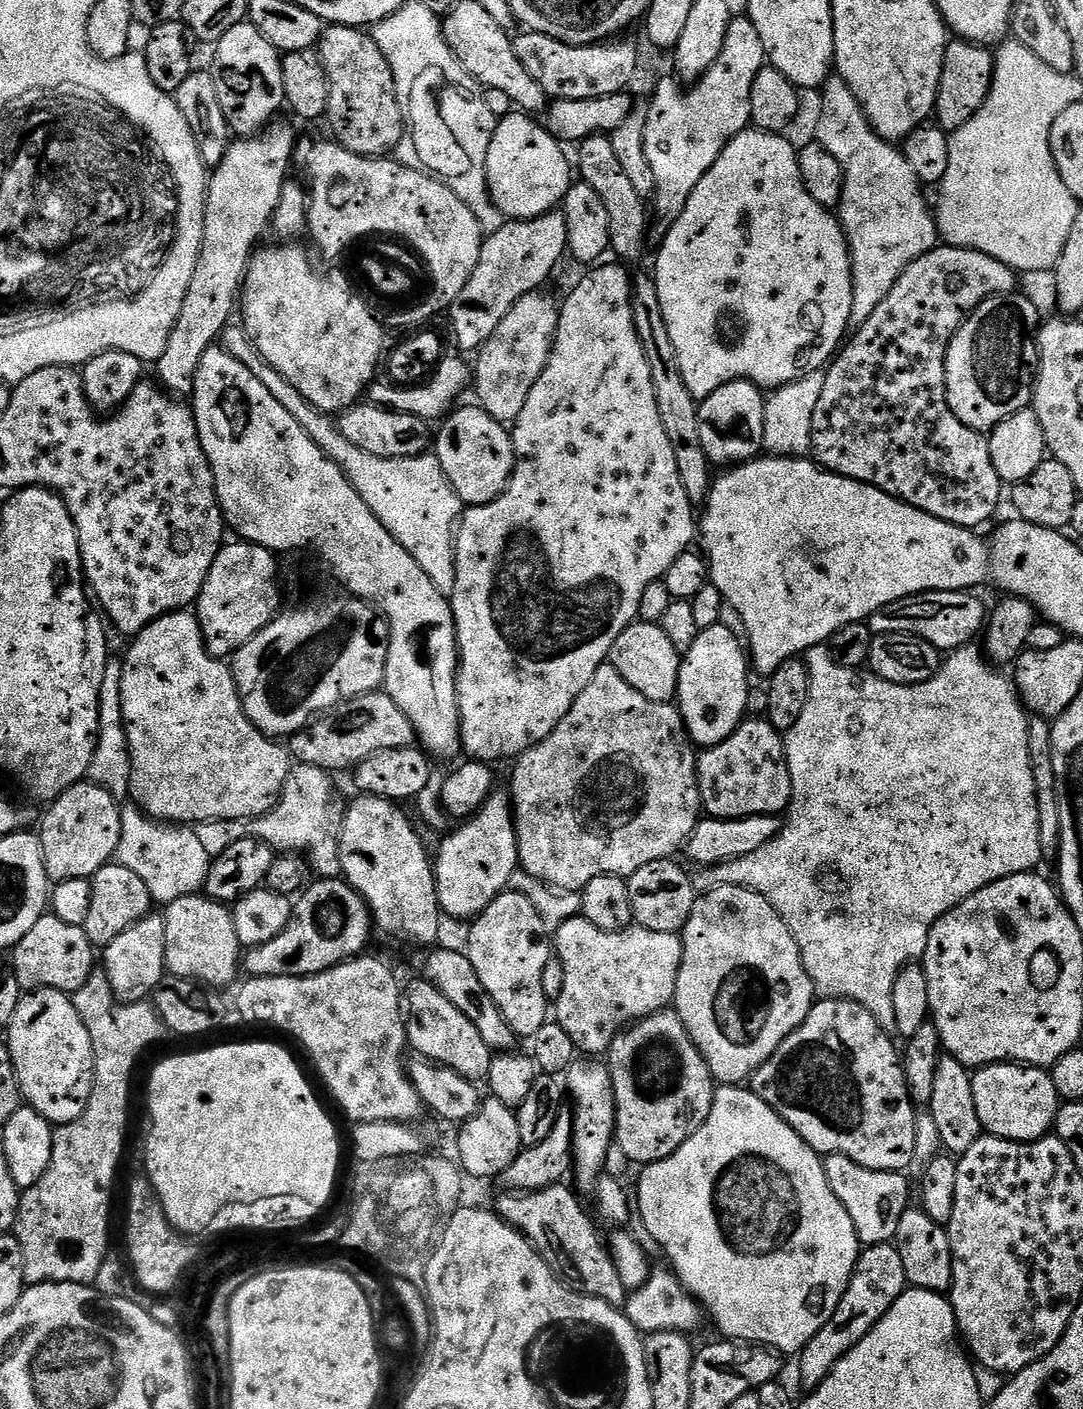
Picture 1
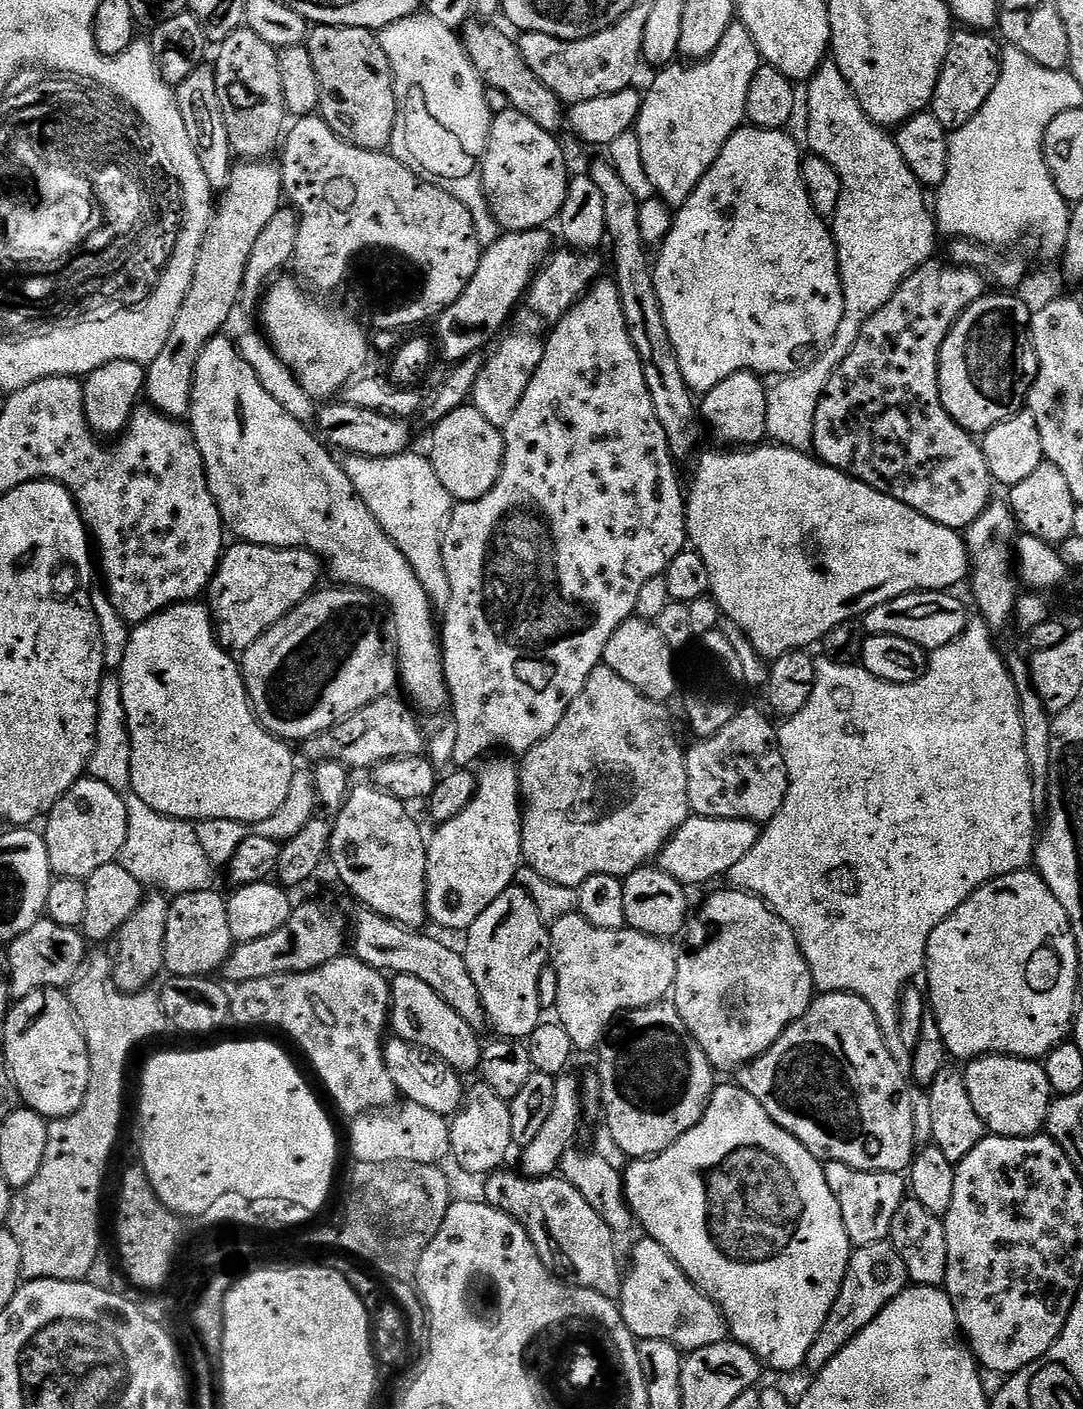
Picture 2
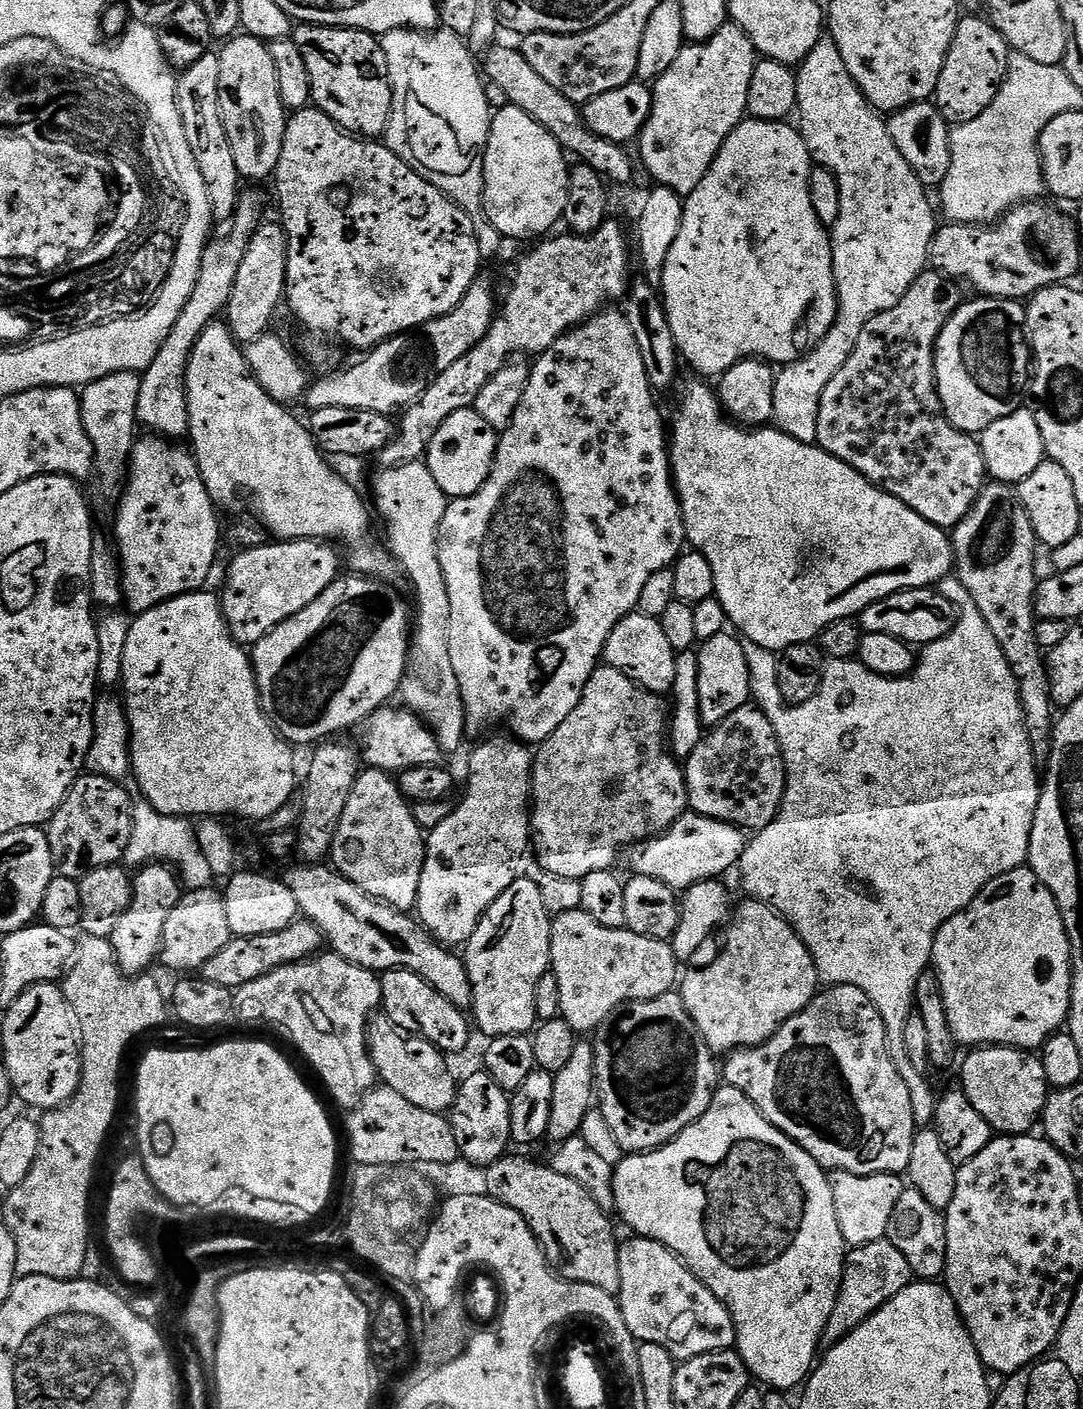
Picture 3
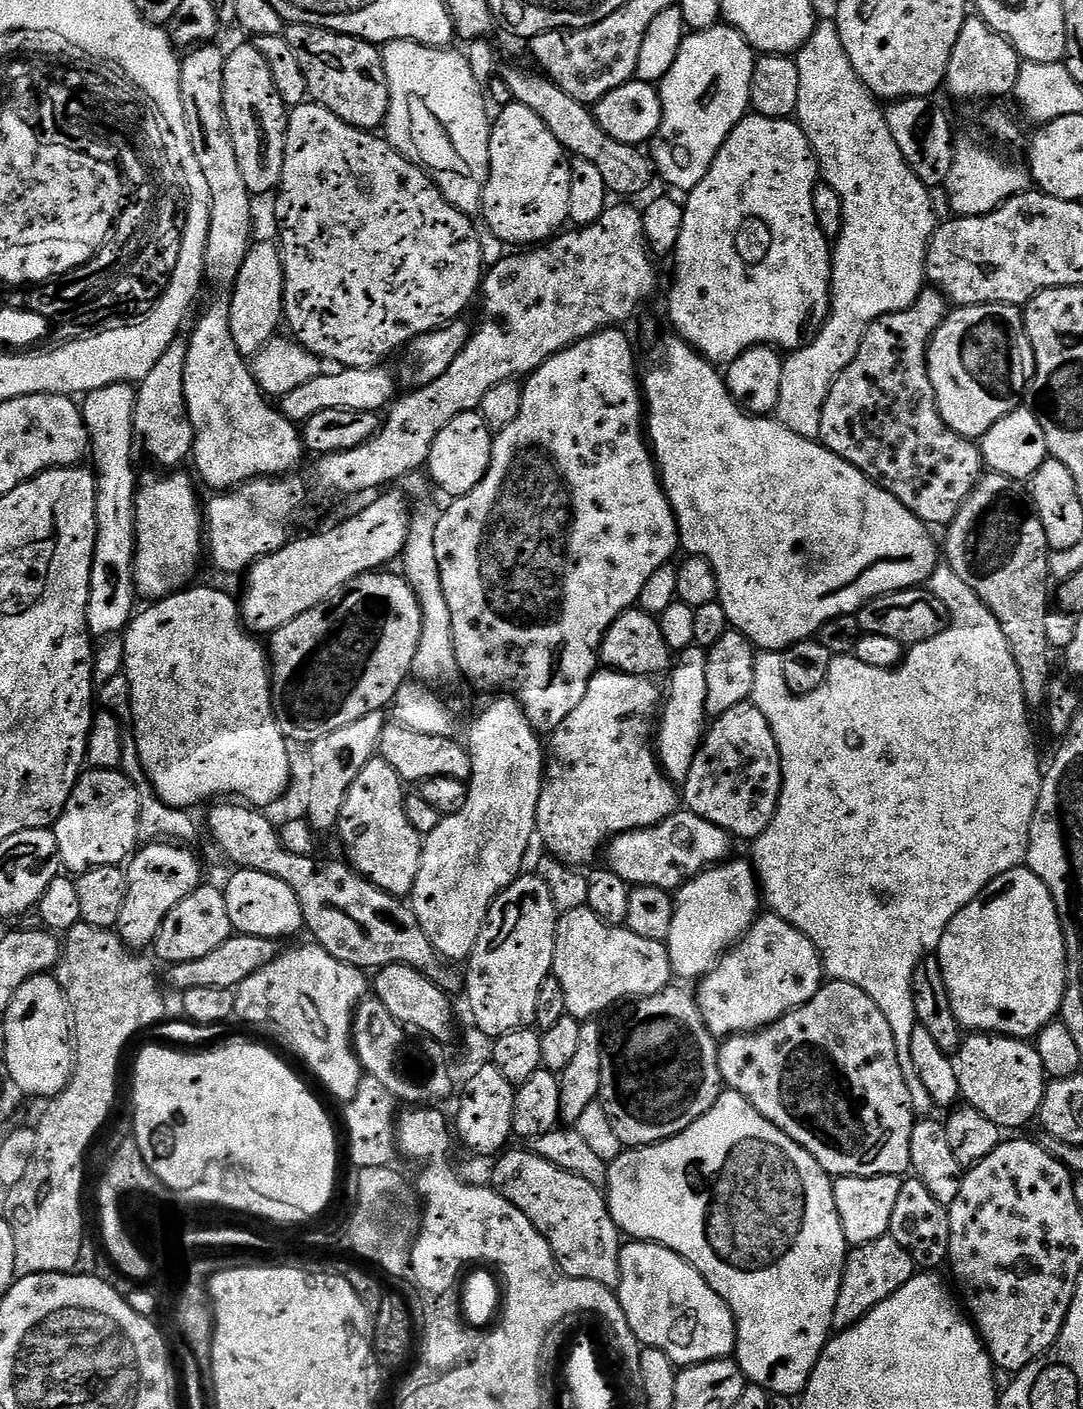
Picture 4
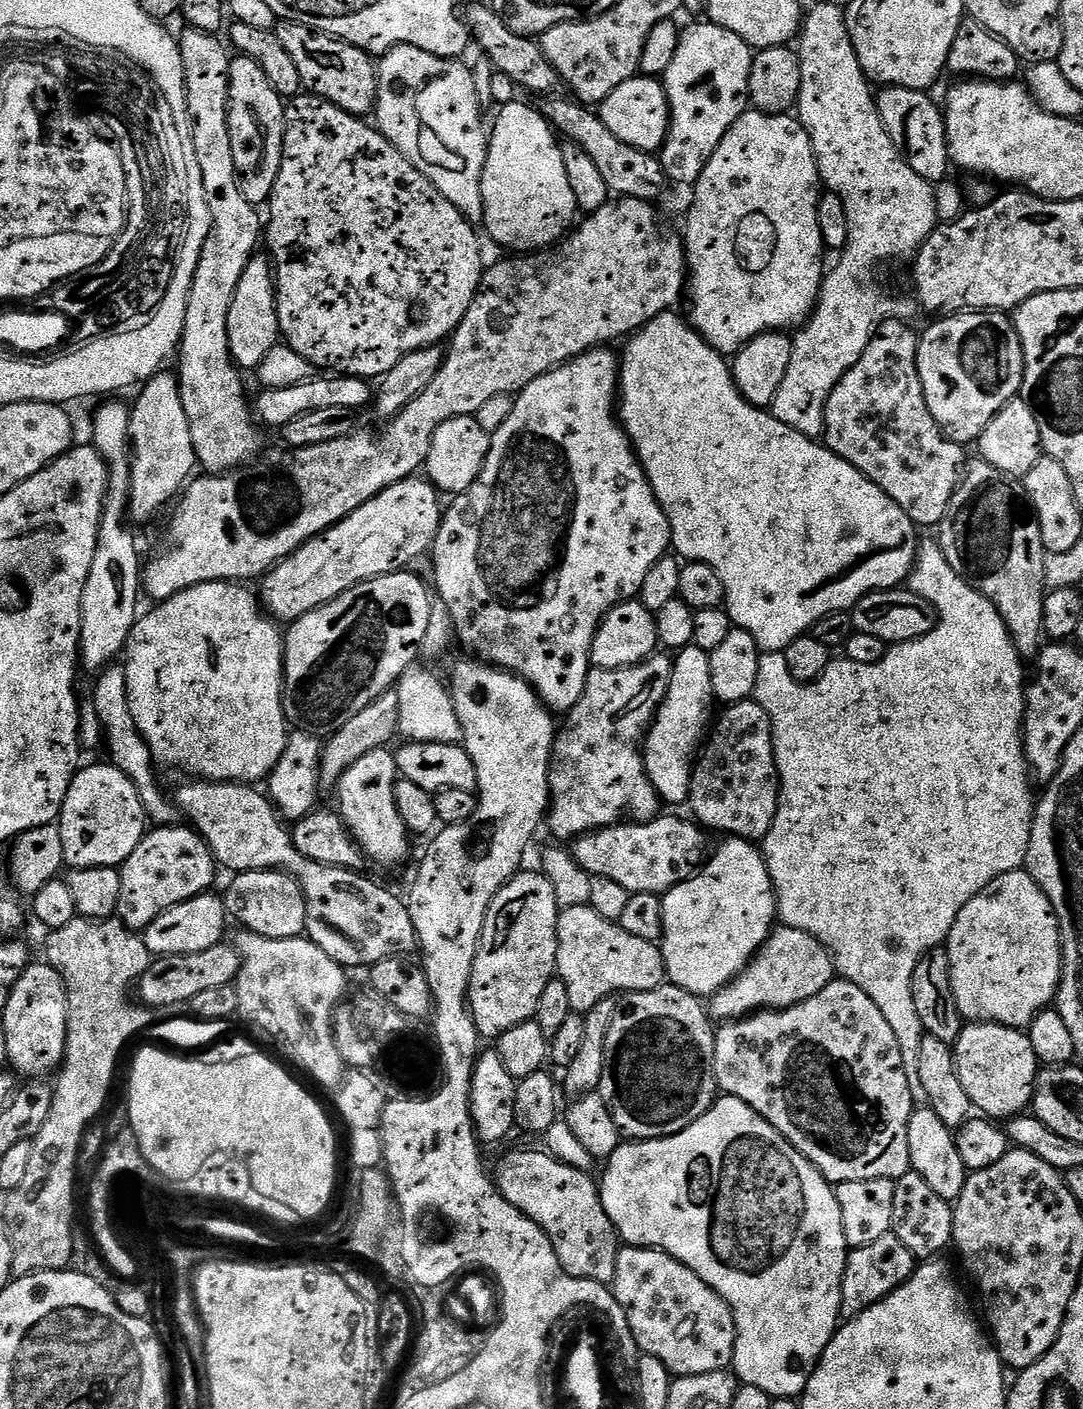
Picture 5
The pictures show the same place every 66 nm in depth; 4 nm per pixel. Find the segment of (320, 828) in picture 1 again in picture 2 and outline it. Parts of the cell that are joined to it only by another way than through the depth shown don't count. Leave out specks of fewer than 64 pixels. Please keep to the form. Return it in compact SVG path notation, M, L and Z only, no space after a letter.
M297 770L294 774L294 782L290 782L290 794L286 794L286 802L282 802L282 810L262 822L249 825L240 824L236 820L202 820L196 824L196 833L198 834L198 843L202 850L206 850L206 858L214 866L227 866L234 858L234 850L241 840L245 840L248 835L265 836L271 840L281 842L296 836L298 830L306 826L306 822L317 811L318 801L316 798L316 783L312 780L312 772L306 770Z

